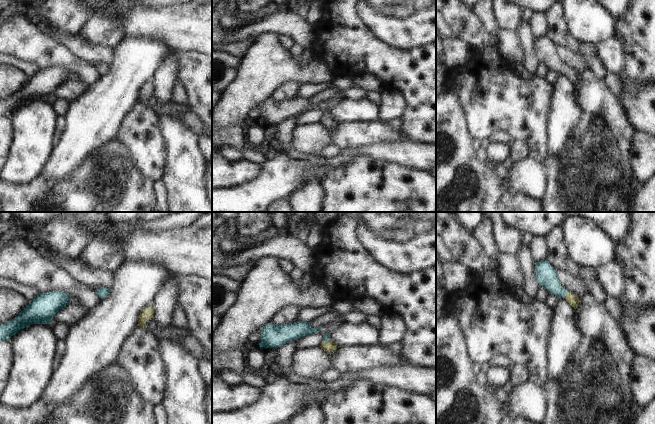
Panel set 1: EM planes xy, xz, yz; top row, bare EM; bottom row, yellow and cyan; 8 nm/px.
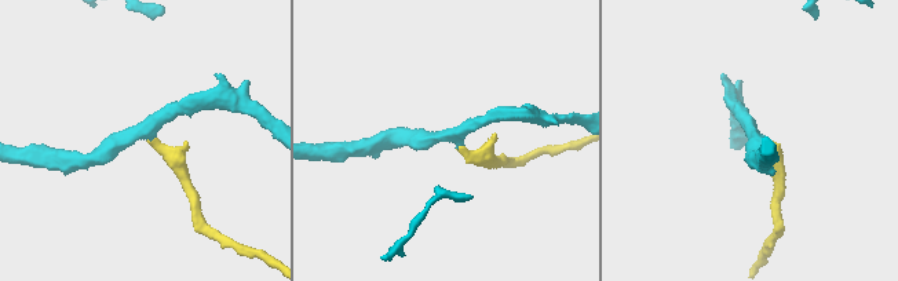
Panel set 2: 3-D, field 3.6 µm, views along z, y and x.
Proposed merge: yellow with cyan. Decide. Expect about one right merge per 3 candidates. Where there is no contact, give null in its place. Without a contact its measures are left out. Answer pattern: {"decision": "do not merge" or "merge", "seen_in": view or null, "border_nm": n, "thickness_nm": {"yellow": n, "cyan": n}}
{"decision": "merge", "seen_in": "yz", "border_nm": 70, "thickness_nm": {"yellow": 90, "cyan": 170}}

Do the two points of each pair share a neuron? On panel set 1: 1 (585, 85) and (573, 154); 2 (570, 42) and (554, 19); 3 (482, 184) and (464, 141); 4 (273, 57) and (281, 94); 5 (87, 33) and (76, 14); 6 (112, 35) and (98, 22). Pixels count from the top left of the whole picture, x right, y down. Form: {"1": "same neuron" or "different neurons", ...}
{"1": "same neuron", "2": "same neuron", "3": "same neuron", "4": "different neurons", "5": "different neurons", "6": "same neuron"}

